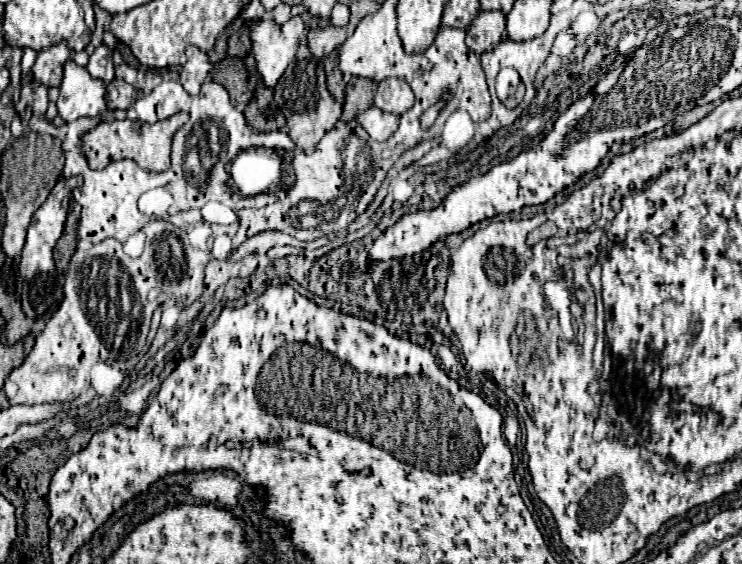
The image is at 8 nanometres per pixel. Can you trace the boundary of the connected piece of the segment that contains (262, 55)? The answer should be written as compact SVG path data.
M292 17L284 25L276 25L272 19L256 19L250 29L252 57L268 89L274 89L288 63L294 59L304 33L306 29L300 17Z

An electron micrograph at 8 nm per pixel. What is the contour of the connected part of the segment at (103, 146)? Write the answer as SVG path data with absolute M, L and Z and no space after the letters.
M176 113L158 123L142 123L142 121L102 121L94 129L82 135L80 151L86 157L90 169L102 169L110 161L132 159L144 171L166 171L170 165L170 143L174 133L188 121L188 113Z

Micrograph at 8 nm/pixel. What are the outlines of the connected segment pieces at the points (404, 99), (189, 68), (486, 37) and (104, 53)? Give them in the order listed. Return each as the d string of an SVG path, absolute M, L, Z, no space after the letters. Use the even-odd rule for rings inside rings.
M388 77L378 83L374 107L388 111L388 113L394 113L394 115L402 115L412 105L414 105L414 93L404 79Z
M188 47L186 57L188 57L188 61L182 65L180 83L190 95L196 95L200 91L202 83L206 81L208 73L212 69L212 63L208 61L208 55L196 47Z
M480 11L466 31L466 45L476 55L494 49L502 41L506 29L506 15L500 11Z
M98 45L96 51L90 55L90 61L86 69L90 71L92 77L100 77L102 81L110 83L114 79L114 63L112 63L112 49L108 45Z

